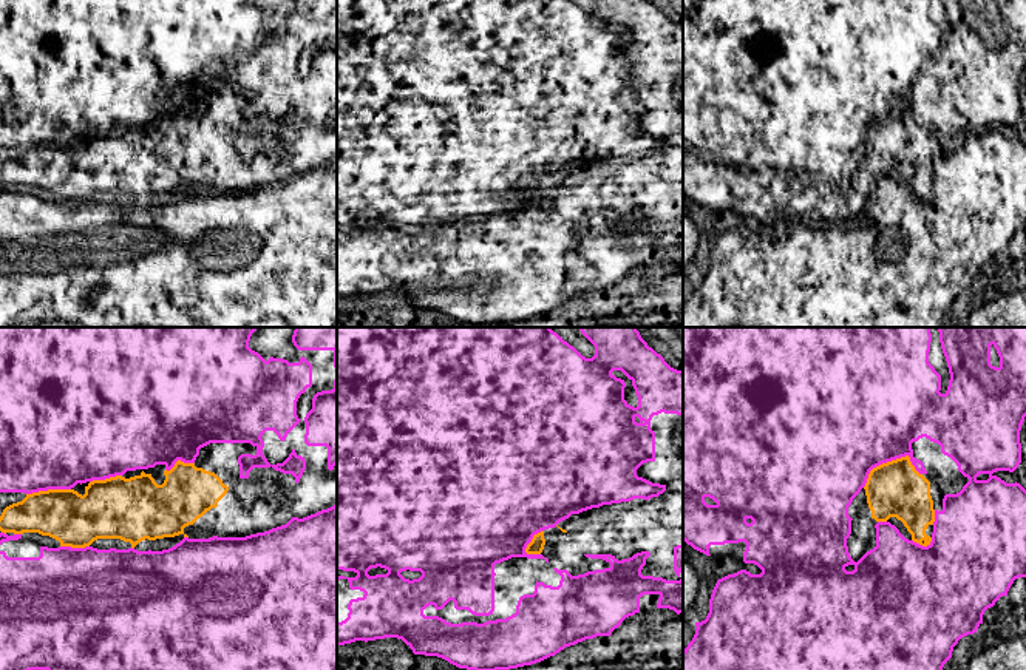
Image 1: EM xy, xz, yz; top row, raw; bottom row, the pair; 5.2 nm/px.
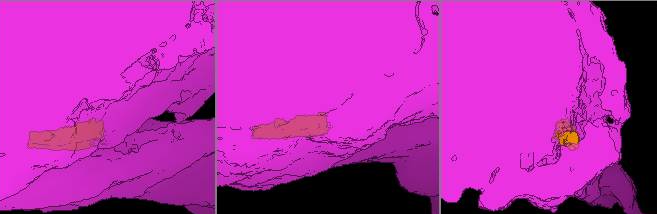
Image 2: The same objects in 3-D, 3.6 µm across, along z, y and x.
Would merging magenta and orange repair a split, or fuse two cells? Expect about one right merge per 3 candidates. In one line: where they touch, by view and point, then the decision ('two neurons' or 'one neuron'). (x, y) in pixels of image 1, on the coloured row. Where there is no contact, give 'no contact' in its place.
contact yz (890, 460); one neuron

